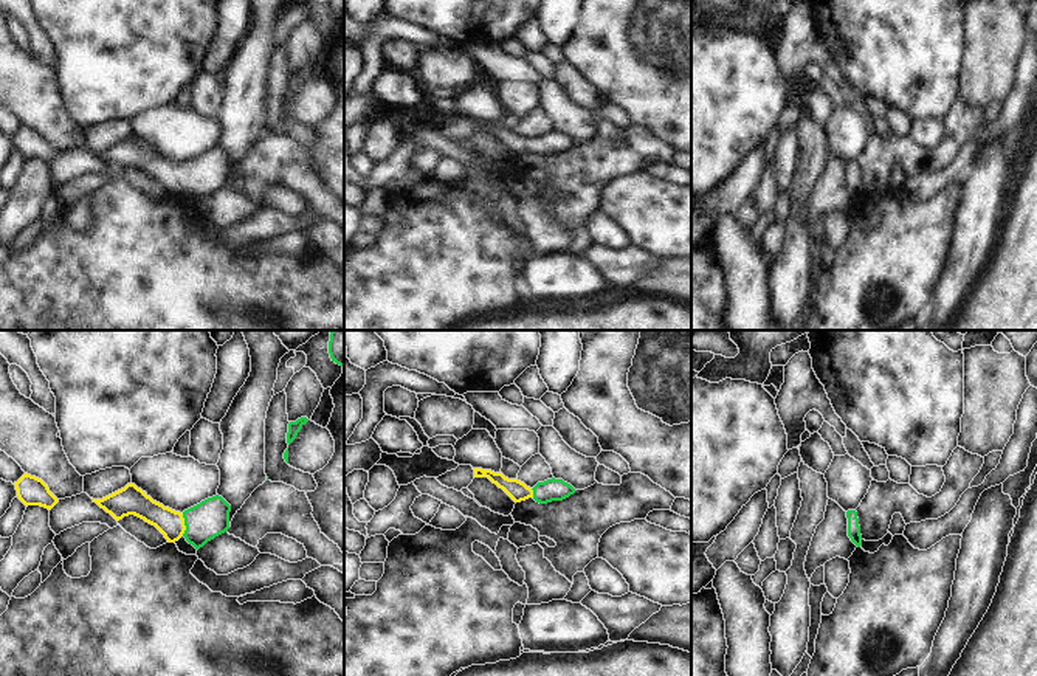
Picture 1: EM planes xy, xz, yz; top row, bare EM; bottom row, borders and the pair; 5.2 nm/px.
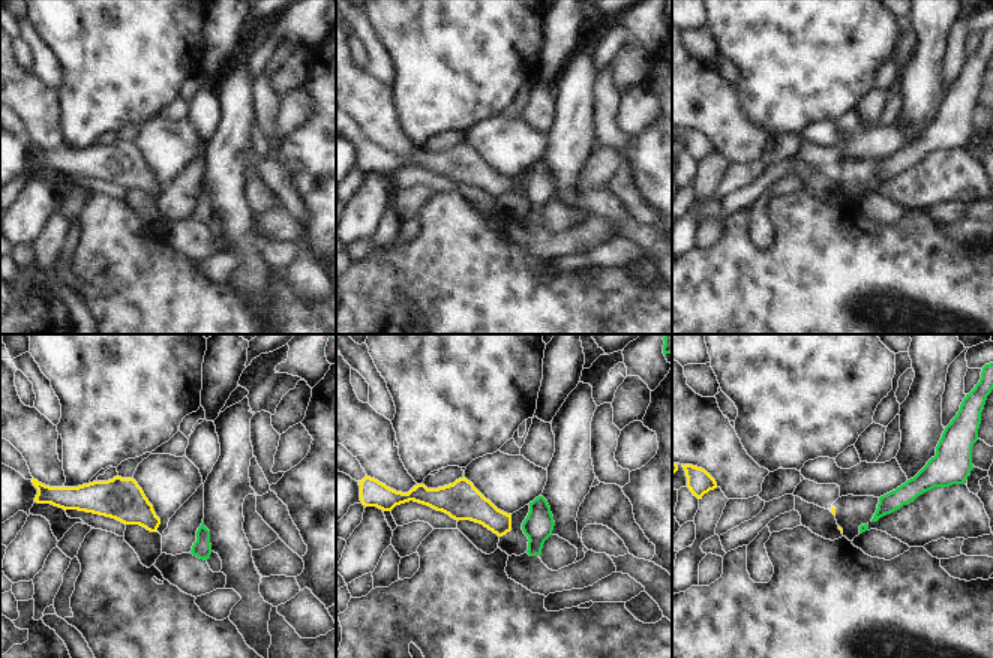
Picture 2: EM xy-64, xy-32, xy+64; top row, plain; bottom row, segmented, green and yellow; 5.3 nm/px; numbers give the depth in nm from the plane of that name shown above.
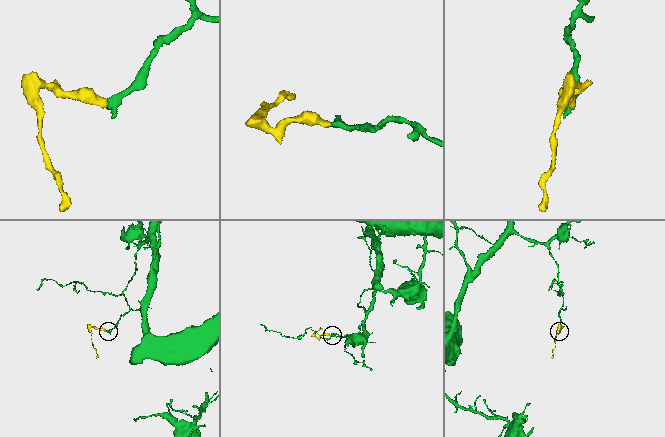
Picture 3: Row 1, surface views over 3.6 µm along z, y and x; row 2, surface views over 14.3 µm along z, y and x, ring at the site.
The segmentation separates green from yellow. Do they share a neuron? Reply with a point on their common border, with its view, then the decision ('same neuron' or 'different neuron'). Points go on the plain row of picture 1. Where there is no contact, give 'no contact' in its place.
xy (185, 177) | same neuron

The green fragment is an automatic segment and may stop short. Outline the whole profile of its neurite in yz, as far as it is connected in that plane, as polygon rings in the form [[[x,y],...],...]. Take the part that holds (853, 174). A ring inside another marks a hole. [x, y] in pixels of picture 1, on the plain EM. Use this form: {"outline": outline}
{"outline": [[[848,163],[846,171],[848,171],[848,189],[851,191],[851,194],[857,200],[860,200],[862,198],[862,188],[860,188],[857,164],[856,163]]]}

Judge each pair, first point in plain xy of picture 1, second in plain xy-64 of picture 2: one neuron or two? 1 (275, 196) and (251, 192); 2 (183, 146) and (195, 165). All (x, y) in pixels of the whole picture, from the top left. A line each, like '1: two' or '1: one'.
1: one
2: two

